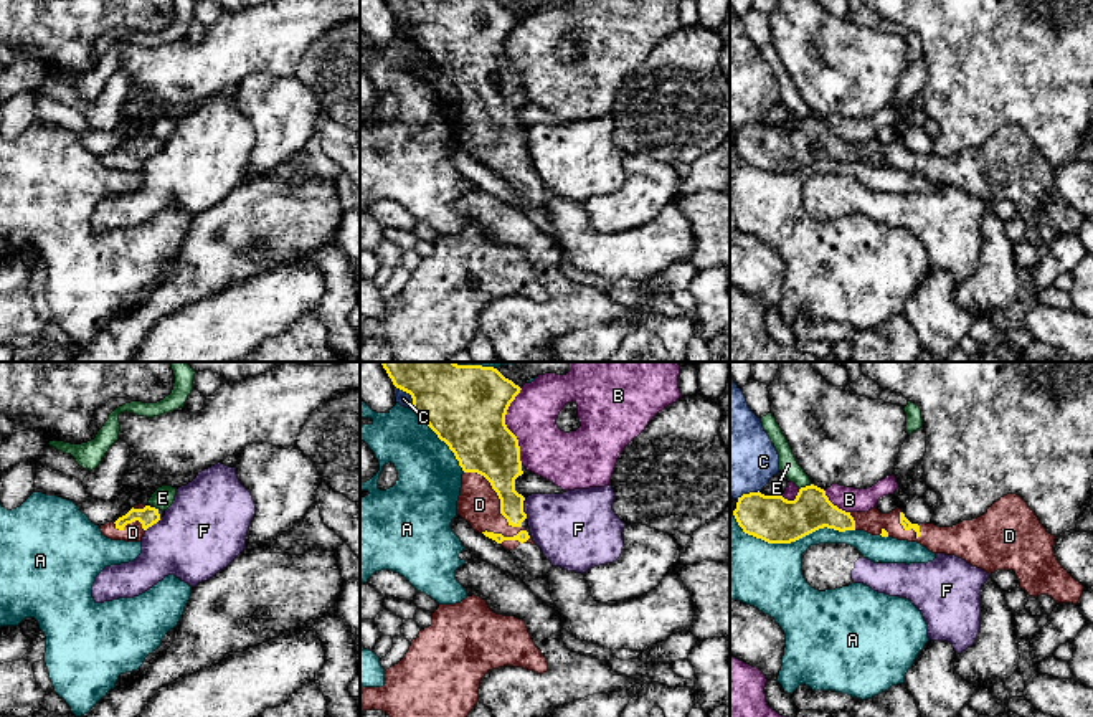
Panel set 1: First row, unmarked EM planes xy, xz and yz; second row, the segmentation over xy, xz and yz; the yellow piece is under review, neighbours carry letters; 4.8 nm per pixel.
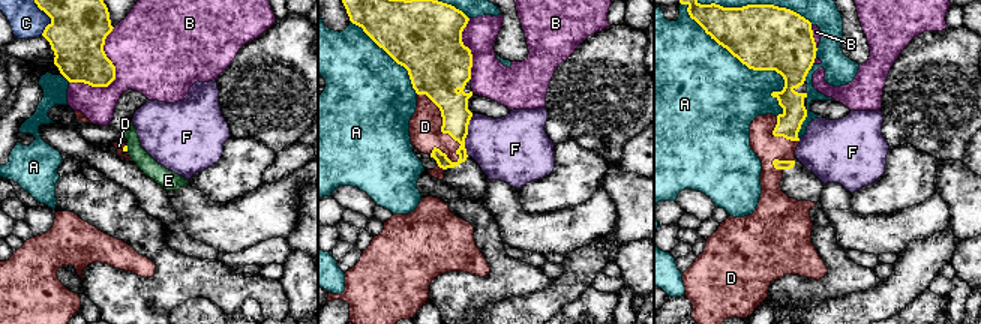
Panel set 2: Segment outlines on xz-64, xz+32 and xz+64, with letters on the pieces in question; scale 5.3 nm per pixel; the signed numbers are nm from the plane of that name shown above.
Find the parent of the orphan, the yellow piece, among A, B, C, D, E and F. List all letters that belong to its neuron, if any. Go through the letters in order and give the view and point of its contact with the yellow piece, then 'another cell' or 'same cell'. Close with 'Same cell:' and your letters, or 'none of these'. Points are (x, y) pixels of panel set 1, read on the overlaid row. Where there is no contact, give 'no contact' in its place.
A: yz (791, 541) | another cell
B: xz (506, 427) | another cell
C: xz (410, 394) | another cell
D: xz (501, 504) | same cell
E: yz (806, 486) | another cell
F: xy (152, 524) | another cell
Same cell: D

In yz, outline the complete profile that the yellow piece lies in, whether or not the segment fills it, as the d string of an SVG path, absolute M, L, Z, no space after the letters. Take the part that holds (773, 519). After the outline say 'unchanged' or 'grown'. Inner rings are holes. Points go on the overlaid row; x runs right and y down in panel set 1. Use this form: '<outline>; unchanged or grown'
M814 484L801 487L794 501L783 496L764 496L759 491L743 494L738 497L733 515L745 534L768 544L791 544L824 527L839 532L865 530L872 535L918 542L933 553L956 555L989 575L997 570L1014 570L1020 588L1035 598L1048 595L1057 603L1076 605L1085 588L1057 560L1053 552L1057 537L1047 532L1035 512L1017 494L1001 497L984 515L953 527L911 524L900 507L890 514L882 514L877 507L868 512L845 512L829 501L824 489Z; grown

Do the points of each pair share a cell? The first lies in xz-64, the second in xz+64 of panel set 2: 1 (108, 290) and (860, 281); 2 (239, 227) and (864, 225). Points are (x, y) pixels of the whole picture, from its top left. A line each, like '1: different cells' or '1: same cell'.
1: same cell
2: same cell

